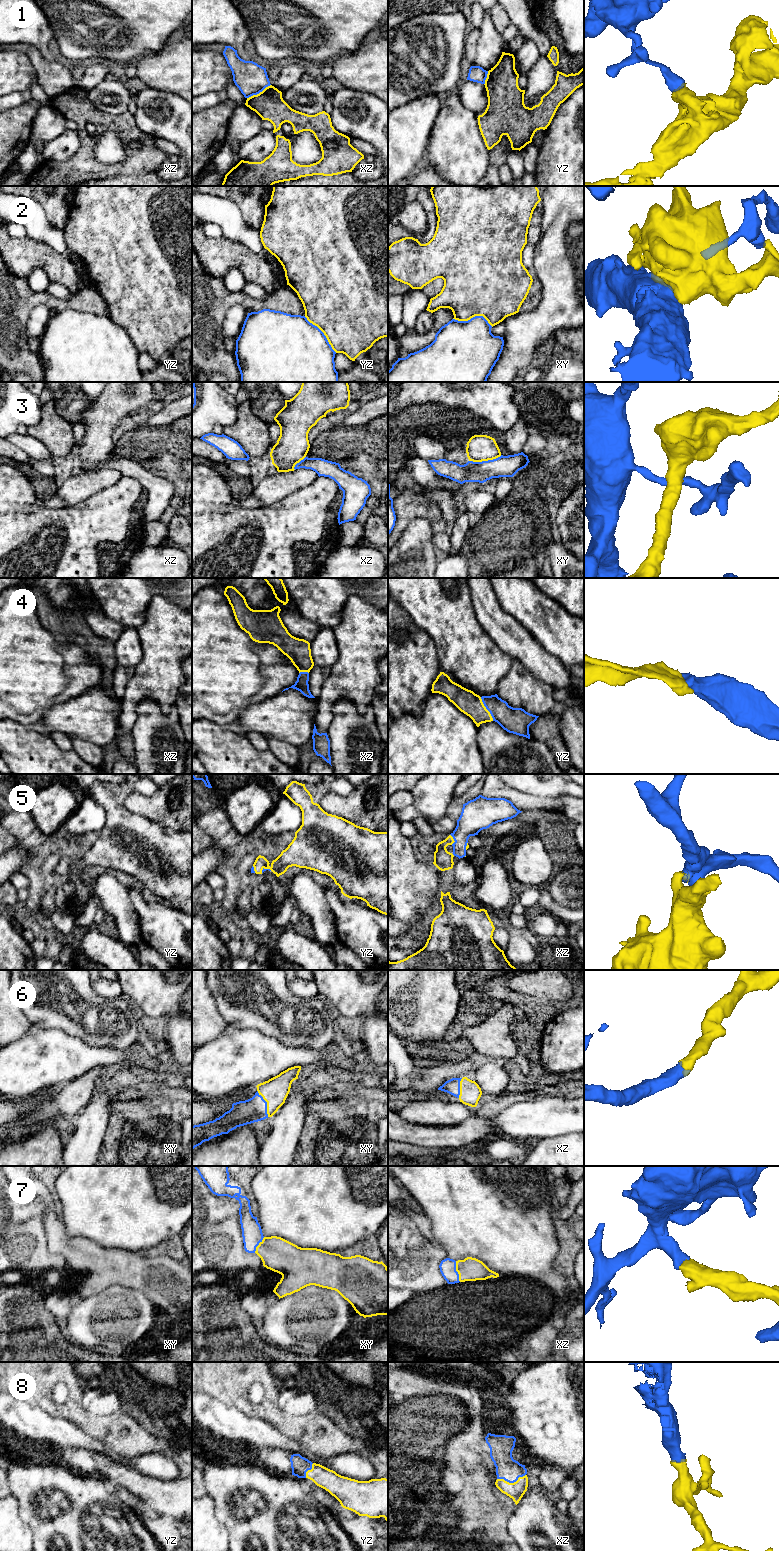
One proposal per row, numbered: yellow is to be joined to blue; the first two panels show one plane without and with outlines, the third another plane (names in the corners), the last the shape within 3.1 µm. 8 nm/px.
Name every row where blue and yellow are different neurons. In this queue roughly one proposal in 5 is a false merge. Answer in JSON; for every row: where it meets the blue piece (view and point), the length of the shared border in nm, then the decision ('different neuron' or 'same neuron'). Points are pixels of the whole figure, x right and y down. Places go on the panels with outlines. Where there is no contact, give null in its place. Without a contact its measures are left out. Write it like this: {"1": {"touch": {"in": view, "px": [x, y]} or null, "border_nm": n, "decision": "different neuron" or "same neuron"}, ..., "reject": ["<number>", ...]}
{"1": {"touch": {"in": "xz", "px": [258, 93]}, "border_nm": 220, "decision": "different neuron"}, "2": {"touch": {"in": "xy", "px": [473, 317]}, "border_nm": 320, "decision": "different neuron"}, "3": {"touch": {"in": "xy", "px": [485, 461]}, "border_nm": 260, "decision": "different neuron"}, "4": {"touch": {"in": "yz", "px": [486, 708]}, "border_nm": 220, "decision": "same neuron"}, "5": {"touch": {"in": "xz", "px": [453, 838]}, "border_nm": 90, "decision": "same neuron"}, "6": {"touch": {"in": "xy", "px": [266, 1103]}, "border_nm": 240, "decision": "same neuron"}, "7": {"touch": {"in": "xz", "px": [456, 1271]}, "border_nm": 170, "decision": "same neuron"}, "8": {"touch": {"in": "xz", "px": [511, 1482]}, "border_nm": 240, "decision": "same neuron"}, "reject": ["1", "2", "3"]}

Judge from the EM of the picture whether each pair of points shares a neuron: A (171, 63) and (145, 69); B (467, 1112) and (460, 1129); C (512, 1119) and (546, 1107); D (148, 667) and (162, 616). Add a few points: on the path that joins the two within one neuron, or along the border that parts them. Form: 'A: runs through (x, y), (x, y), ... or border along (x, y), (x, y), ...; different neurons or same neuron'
A: runs through (165, 69), (151, 69); same neuron
B: border along (475, 1114), (452, 1125), (441, 1125); different neurons
C: runs through (520, 1119), (534, 1119), (538, 1115); same neuron
D: runs through (161, 654), (162, 629); same neuron

